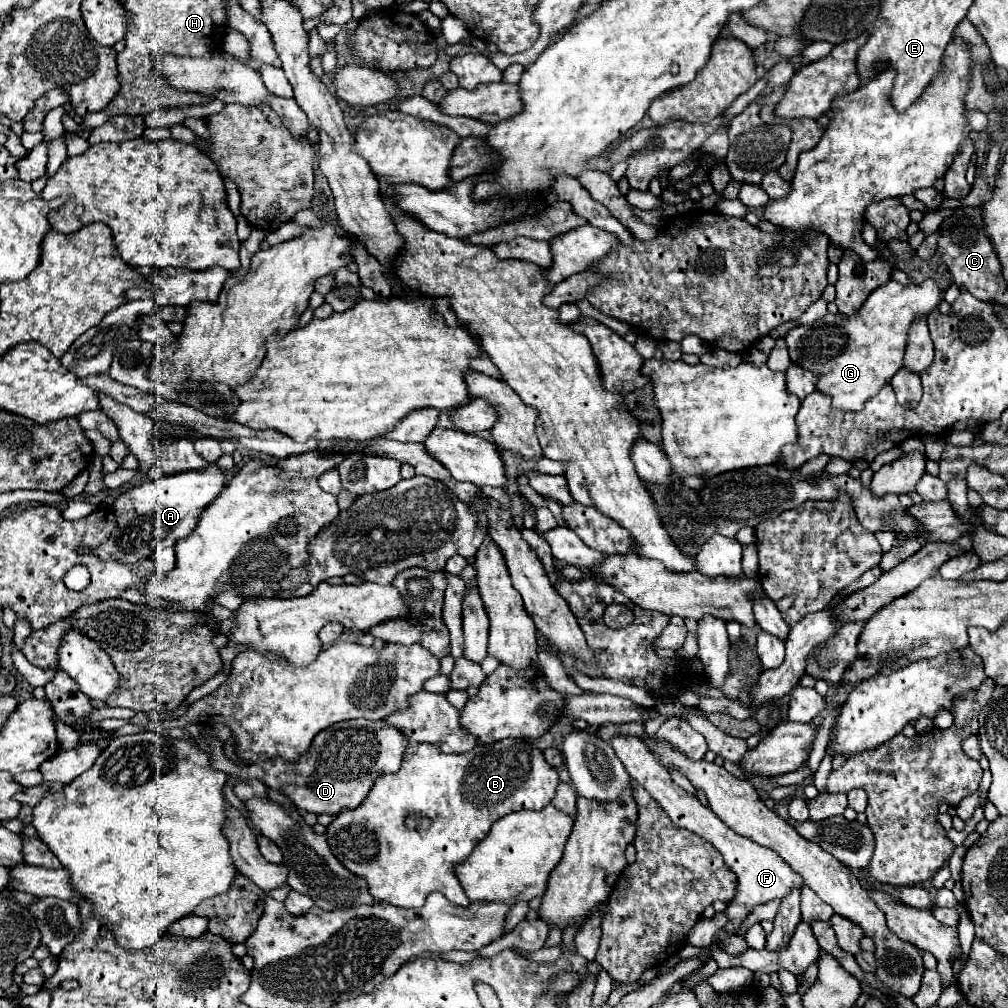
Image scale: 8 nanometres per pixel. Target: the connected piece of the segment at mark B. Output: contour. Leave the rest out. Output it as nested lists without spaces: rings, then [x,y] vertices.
[[[503,739],[491,745],[475,745],[471,751],[461,755],[445,755],[433,745],[415,743],[407,749],[401,769],[379,777],[359,809],[347,809],[333,819],[327,827],[327,841],[335,857],[347,869],[367,879],[371,895],[379,901],[397,907],[421,907],[429,893],[439,891],[451,903],[467,907],[471,901],[459,885],[455,867],[471,855],[475,845],[485,839],[497,819],[511,811],[539,811],[549,805],[557,783],[557,771],[527,739]]]

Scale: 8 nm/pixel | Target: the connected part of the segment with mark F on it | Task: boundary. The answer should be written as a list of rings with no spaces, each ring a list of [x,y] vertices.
[[[621,735],[613,737],[611,747],[615,749],[617,757],[625,765],[631,779],[635,783],[639,783],[641,787],[645,787],[655,801],[659,801],[659,805],[665,809],[665,813],[671,817],[671,821],[675,825],[681,825],[681,827],[697,833],[699,837],[709,841],[715,849],[719,849],[727,867],[737,875],[737,893],[727,903],[727,909],[725,909],[725,915],[727,915],[729,921],[723,929],[729,935],[735,935],[739,931],[739,927],[743,925],[743,921],[747,919],[747,915],[751,913],[751,909],[755,905],[767,903],[771,899],[783,899],[793,889],[803,889],[805,887],[803,877],[799,877],[799,873],[793,873],[791,865],[787,865],[787,861],[783,861],[783,857],[779,857],[779,853],[775,853],[773,849],[767,849],[767,847],[735,833],[709,807],[701,805],[695,795],[689,795],[681,787],[677,787],[671,781],[669,771],[663,769],[663,765],[659,765],[659,761],[655,761],[655,757],[649,753],[647,745],[639,737],[621,737]]]

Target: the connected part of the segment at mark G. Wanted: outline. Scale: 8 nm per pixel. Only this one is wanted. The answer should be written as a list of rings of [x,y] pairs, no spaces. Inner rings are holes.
[[[925,279],[919,285],[901,285],[897,281],[889,281],[887,285],[875,289],[861,305],[861,309],[851,317],[843,319],[841,313],[835,315],[827,313],[823,319],[817,319],[811,325],[799,325],[791,329],[785,337],[791,361],[797,361],[803,369],[811,369],[821,375],[817,381],[817,389],[831,395],[833,405],[837,409],[861,411],[865,401],[871,399],[885,383],[889,383],[891,377],[903,367],[909,327],[915,323],[917,317],[925,317],[931,311],[935,311],[939,303],[941,303],[941,289],[933,279]]]

